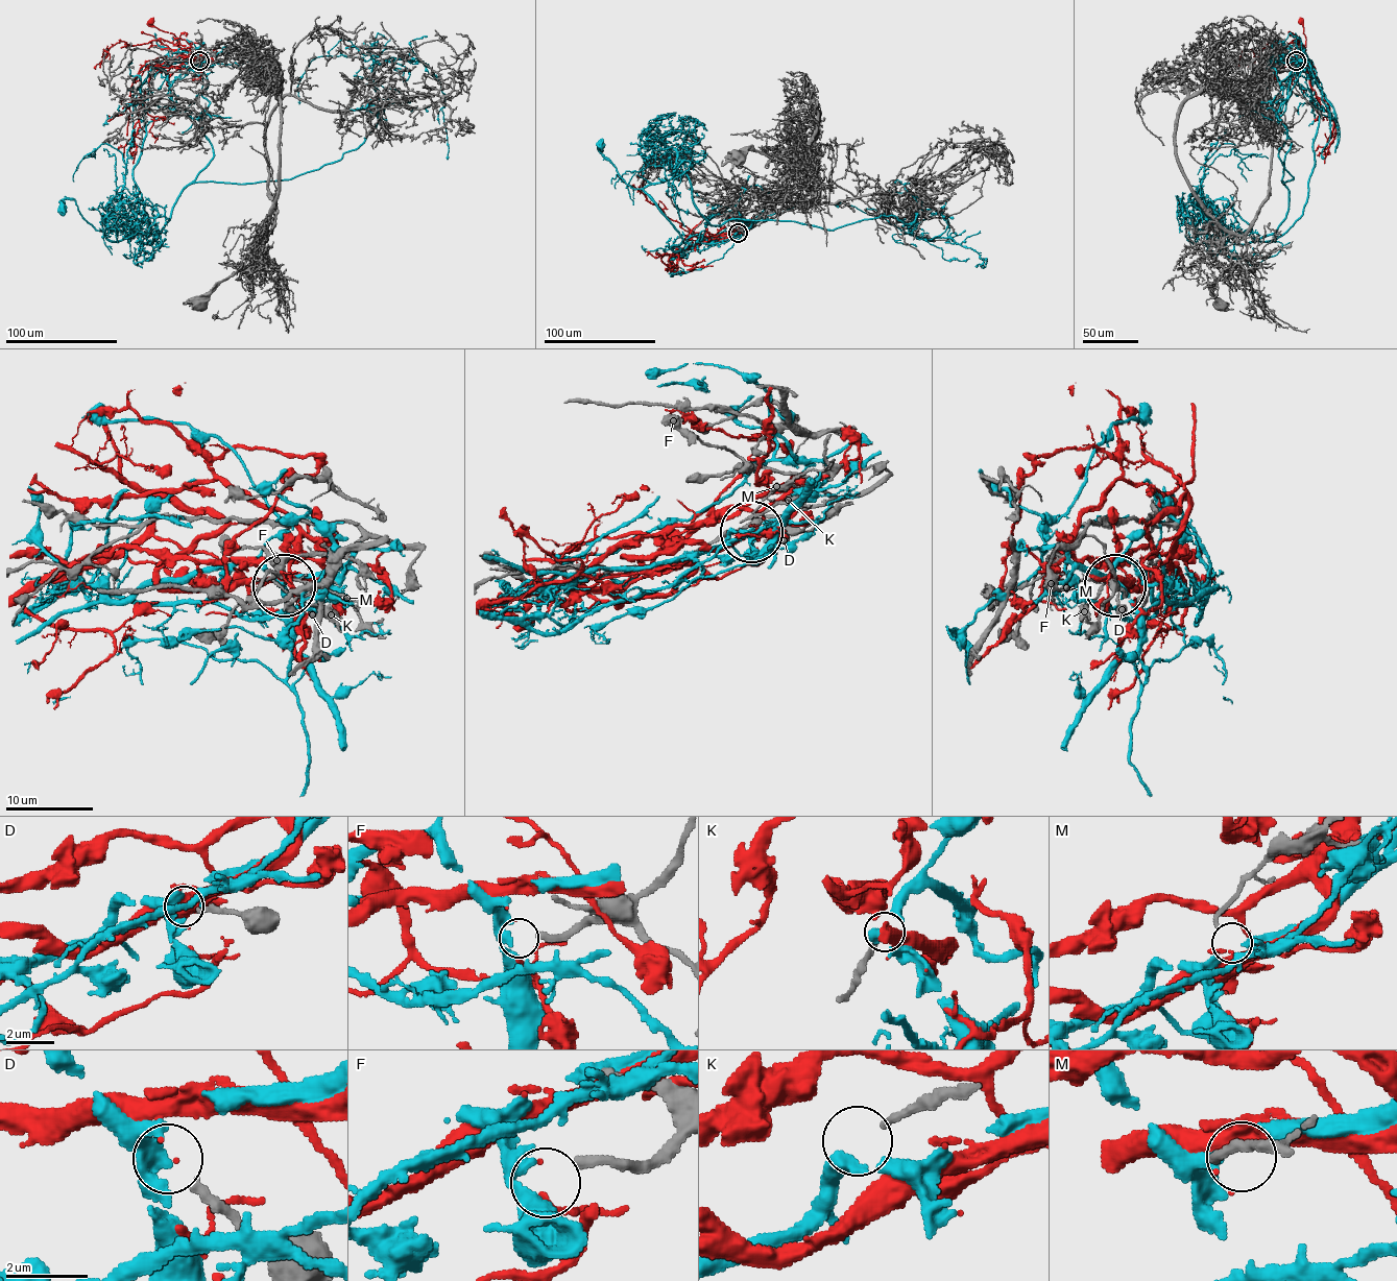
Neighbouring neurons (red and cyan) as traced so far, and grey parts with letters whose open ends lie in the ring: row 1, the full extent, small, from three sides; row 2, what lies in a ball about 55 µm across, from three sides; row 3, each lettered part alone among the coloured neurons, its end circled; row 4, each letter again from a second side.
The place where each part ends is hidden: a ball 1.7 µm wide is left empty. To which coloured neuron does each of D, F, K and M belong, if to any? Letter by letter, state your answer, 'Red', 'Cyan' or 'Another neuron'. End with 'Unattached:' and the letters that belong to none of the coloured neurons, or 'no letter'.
D: Cyan
F: Another neuron
K: Another neuron
M: Red
Unattached: F, K

